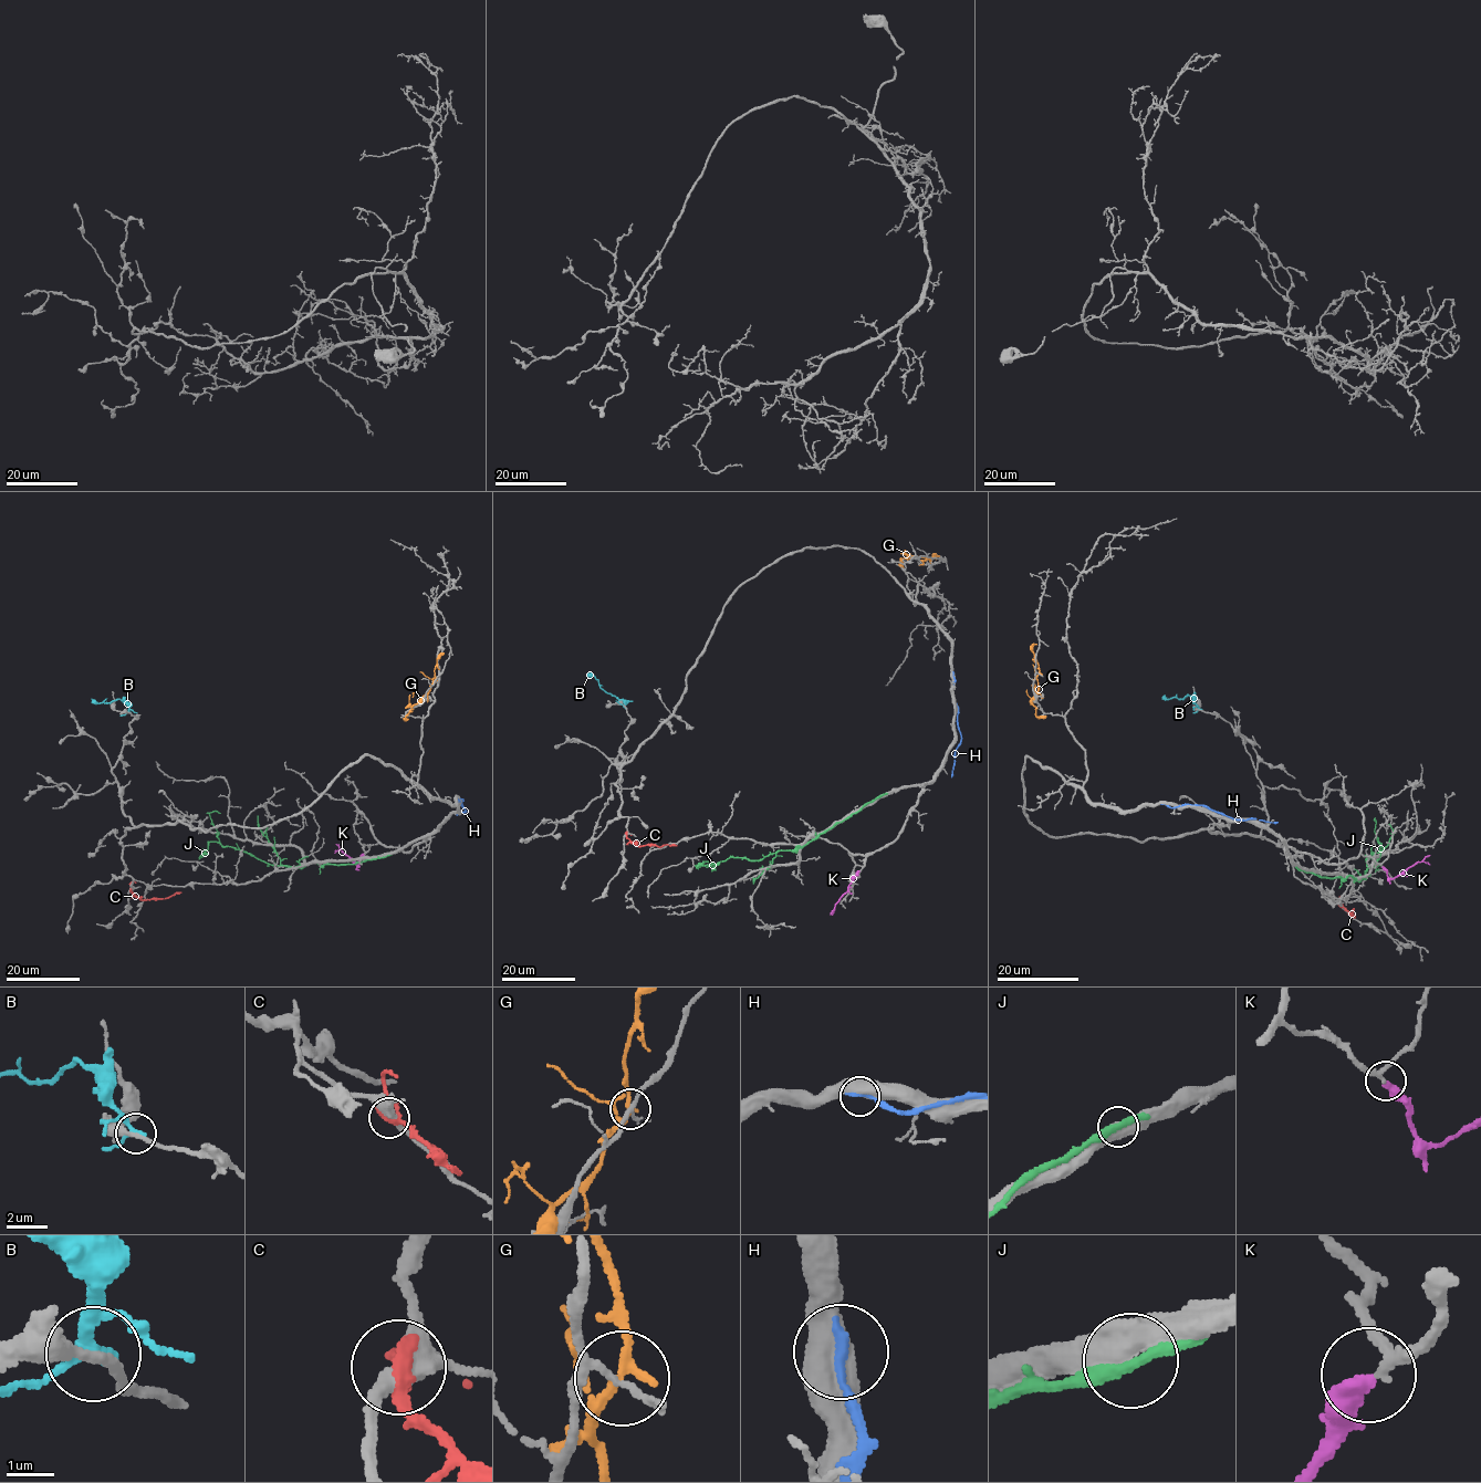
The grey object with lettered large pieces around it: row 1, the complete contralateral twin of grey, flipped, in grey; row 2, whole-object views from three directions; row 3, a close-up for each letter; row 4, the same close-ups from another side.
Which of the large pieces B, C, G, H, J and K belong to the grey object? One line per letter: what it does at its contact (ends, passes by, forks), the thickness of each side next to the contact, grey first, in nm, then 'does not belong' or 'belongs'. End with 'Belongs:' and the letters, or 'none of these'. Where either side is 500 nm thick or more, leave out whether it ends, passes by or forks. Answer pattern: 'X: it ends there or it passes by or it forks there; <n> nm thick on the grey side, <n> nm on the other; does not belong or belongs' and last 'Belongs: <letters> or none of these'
B: it passes by; 240 nm thick on the grey side, 280 nm on the other; does not belong
C: it passes by; 480 nm thick on the grey side, 240 nm on the other; does not belong
G: it forks there; 110 nm thick on the grey side, 170 nm on the other; does not belong
H: 600 nm thick on the grey side, 240 nm on the other; does not belong
J: 600 nm thick on the grey side, 300 nm on the other; does not belong
K: it ends there; 180 nm thick on the grey side, 440 nm on the other; belongs
Belongs: K

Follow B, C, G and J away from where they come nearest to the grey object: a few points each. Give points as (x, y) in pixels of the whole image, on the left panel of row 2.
B: (128, 712), (128, 707), (118, 699), (108, 702), (95, 702), (91, 699)
C: (129, 890), (142, 899), (166, 898), (180, 891)
G: (436, 679), (409, 710), (405, 718), (408, 719)
J: (386, 856), (354, 864), (311, 863), (298, 867), (269, 864), (219, 842), (209, 814), (220, 813)

